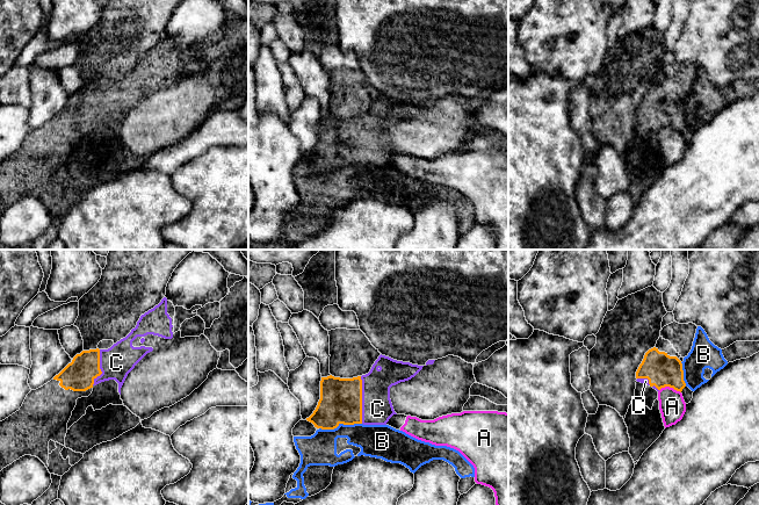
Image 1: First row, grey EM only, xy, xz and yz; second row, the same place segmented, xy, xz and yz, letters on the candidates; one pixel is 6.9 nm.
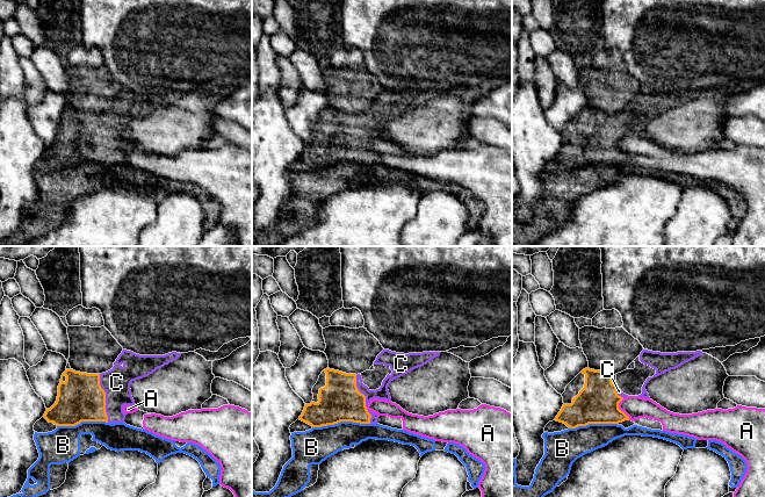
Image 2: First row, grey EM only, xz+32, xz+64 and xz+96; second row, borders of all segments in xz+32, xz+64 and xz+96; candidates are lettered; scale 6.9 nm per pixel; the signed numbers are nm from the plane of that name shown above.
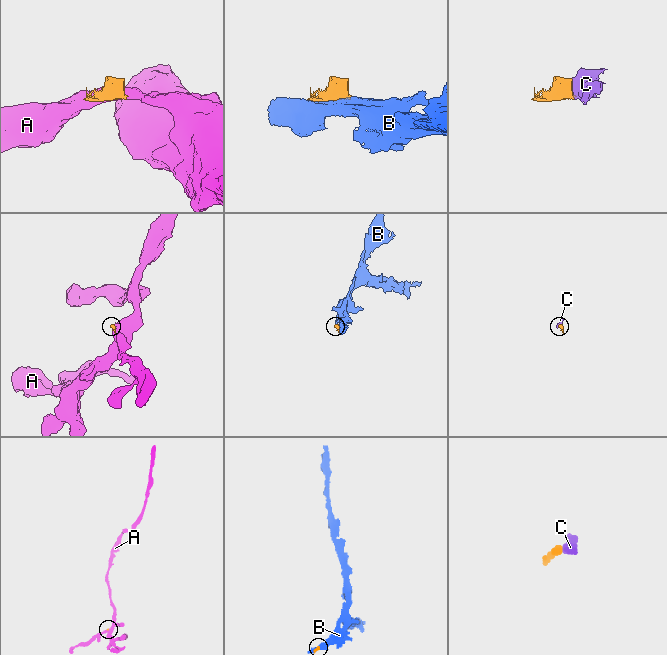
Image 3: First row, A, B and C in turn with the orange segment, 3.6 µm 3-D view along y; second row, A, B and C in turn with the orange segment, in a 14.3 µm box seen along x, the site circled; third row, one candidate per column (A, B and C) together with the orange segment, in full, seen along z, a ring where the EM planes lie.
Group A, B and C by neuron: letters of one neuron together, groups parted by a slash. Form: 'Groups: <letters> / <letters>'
Groups: A / B / C

